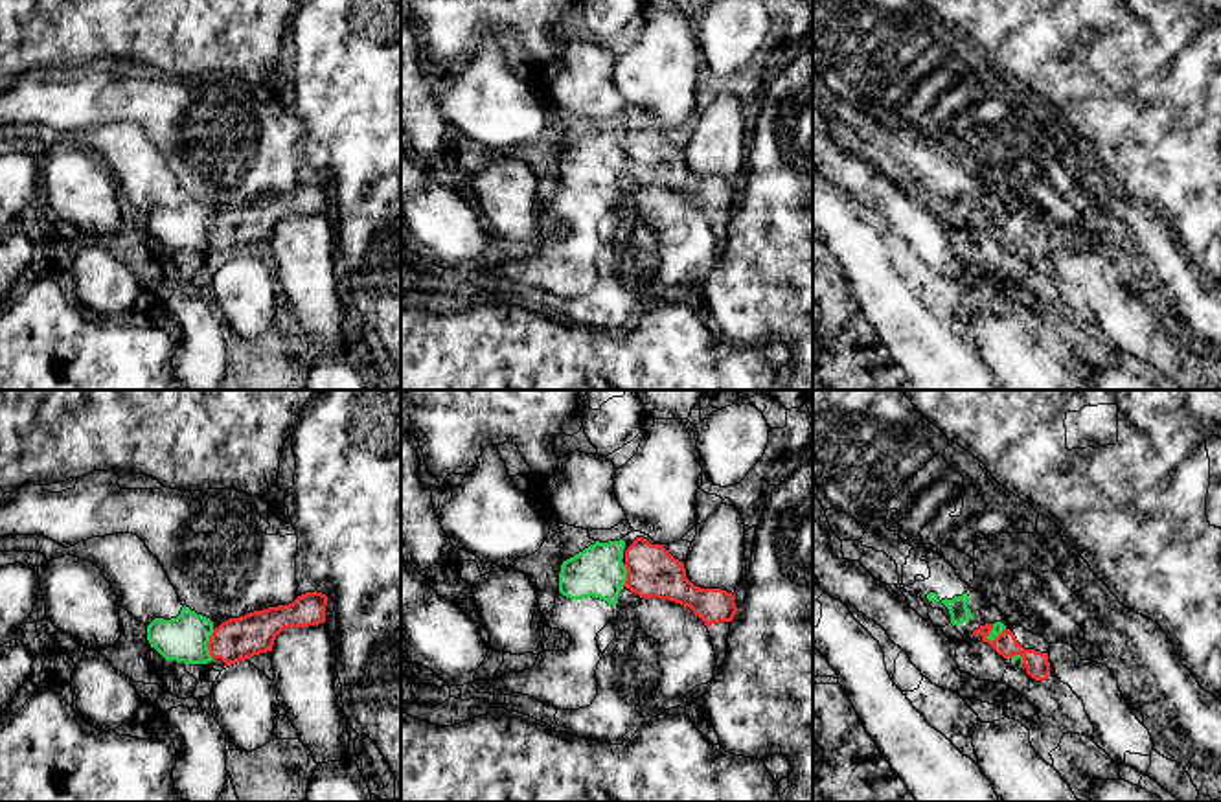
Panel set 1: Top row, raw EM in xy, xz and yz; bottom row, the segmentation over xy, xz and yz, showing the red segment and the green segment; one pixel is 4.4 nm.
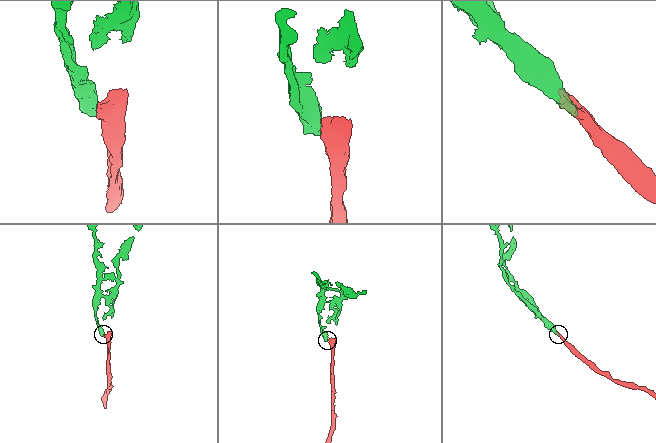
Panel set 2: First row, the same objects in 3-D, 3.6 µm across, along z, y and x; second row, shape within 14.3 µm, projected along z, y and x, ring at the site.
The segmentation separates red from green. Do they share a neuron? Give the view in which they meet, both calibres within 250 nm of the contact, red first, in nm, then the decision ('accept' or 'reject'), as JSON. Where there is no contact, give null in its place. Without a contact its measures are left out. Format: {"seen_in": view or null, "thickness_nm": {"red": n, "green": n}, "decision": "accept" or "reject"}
{"seen_in": "xy", "thickness_nm": {"red": 190, "green": 200}, "decision": "accept"}

